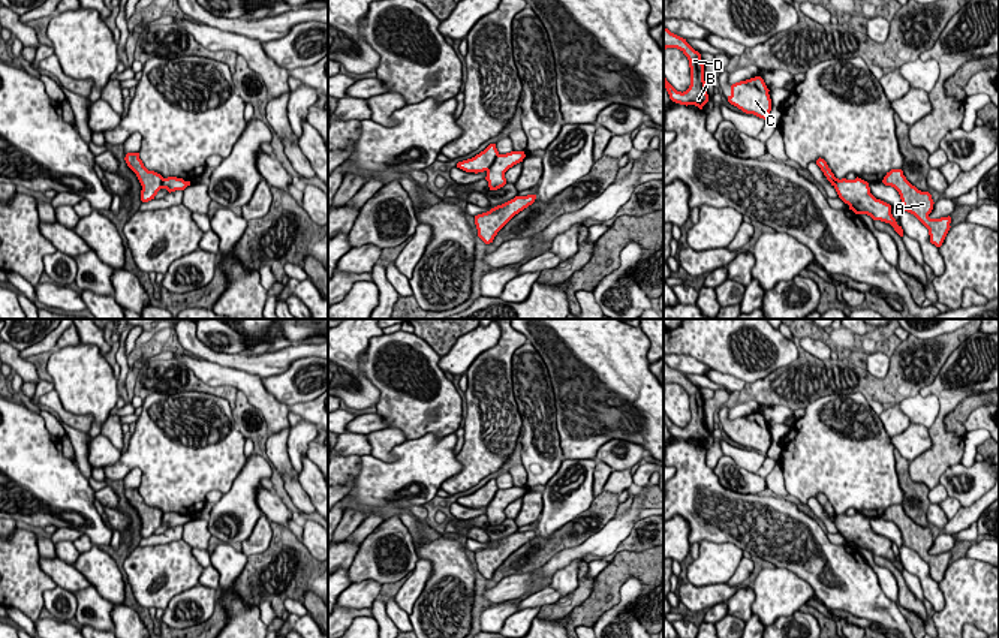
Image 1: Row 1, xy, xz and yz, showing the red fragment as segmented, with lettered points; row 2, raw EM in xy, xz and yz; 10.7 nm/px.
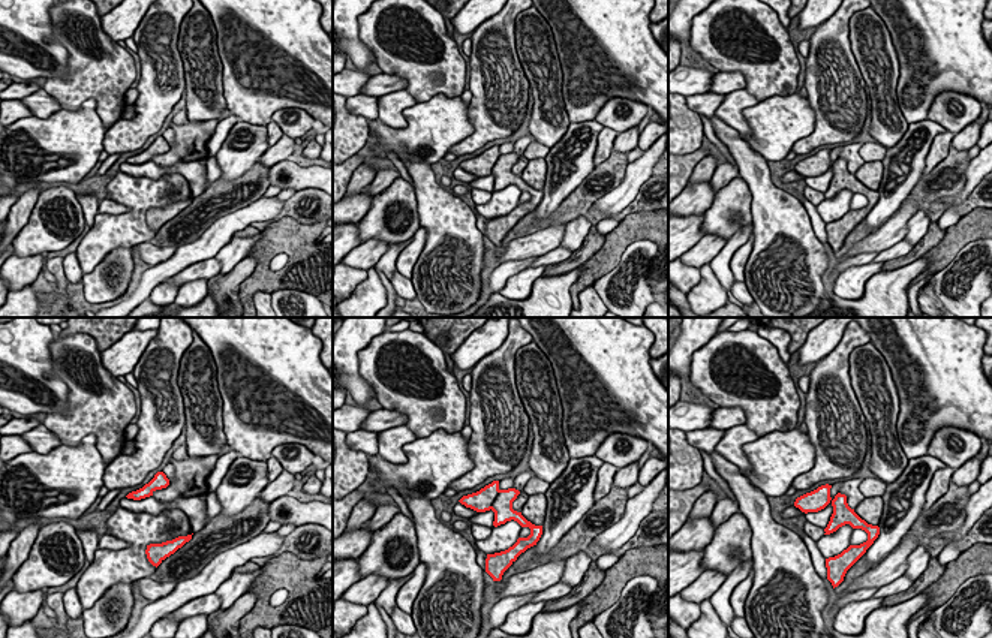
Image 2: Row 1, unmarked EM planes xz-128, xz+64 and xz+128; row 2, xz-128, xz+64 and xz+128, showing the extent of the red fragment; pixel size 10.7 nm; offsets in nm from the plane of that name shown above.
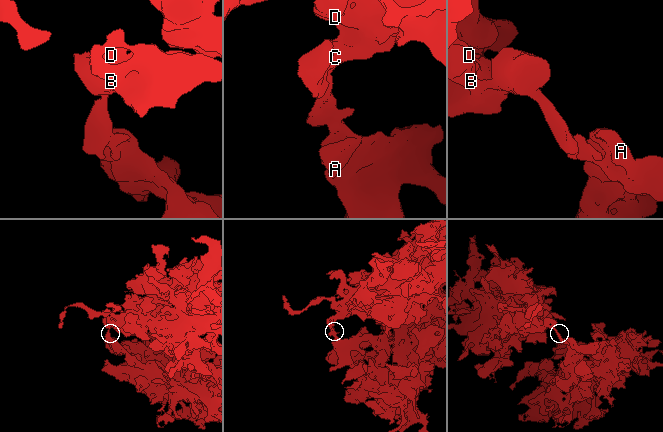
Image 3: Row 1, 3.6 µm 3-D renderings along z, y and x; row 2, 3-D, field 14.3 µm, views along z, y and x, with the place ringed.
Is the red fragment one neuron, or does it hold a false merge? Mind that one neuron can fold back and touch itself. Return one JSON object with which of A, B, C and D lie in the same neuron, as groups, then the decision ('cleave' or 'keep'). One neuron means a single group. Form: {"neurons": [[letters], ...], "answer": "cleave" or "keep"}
{"neurons": [["A"], ["B", "C", "D"]], "answer": "cleave"}

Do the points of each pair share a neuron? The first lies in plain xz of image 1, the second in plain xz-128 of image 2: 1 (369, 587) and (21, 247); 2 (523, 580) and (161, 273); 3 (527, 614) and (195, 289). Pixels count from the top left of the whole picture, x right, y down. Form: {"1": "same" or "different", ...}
{"1": "different", "2": "different", "3": "same"}

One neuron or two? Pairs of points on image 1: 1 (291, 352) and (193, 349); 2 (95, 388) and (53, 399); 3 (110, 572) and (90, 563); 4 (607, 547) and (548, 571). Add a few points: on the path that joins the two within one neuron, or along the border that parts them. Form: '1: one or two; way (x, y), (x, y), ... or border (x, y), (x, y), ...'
1: one; way (267, 363), (241, 363), (217, 357)
2: two; border (54, 388), (60, 403), (68, 411), (90, 415)
3: one; way (105, 572), (95, 565)
4: one; way (592, 547), (563, 559)

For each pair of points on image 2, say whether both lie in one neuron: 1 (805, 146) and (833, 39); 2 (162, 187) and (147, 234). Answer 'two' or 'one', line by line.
1: one
2: one

